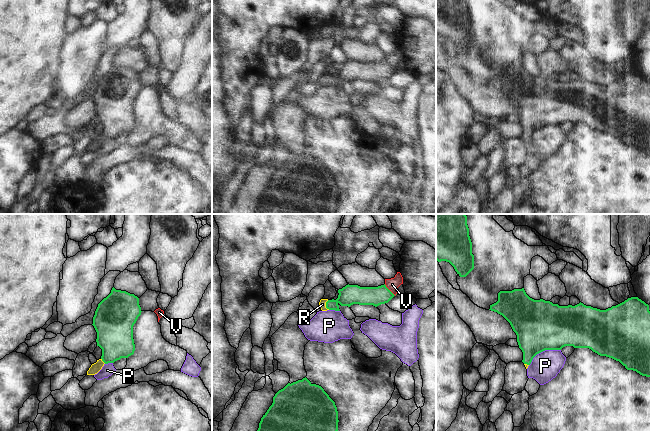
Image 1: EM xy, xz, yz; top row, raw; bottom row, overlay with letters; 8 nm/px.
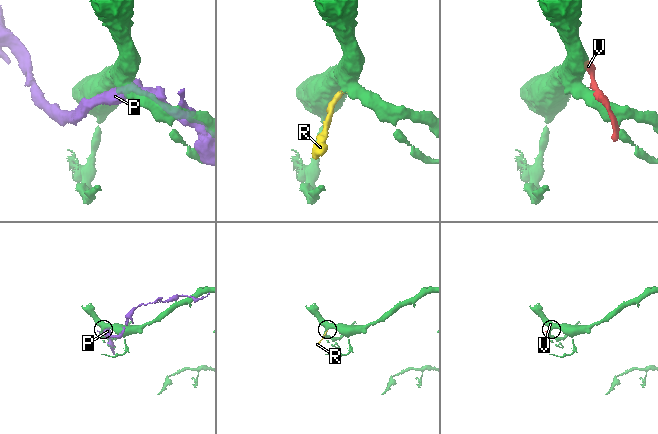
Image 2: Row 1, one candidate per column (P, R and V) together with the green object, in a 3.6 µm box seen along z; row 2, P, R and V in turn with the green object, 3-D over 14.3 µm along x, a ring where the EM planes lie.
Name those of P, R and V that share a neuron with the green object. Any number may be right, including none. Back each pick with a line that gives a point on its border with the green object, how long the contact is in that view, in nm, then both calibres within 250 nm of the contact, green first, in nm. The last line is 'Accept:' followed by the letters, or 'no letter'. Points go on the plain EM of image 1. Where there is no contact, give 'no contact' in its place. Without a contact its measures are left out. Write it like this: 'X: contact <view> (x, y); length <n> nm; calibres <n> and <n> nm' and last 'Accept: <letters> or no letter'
R: contact xz (326, 81); length 80 nm; calibres 160 and 60 nm
Accept: R

